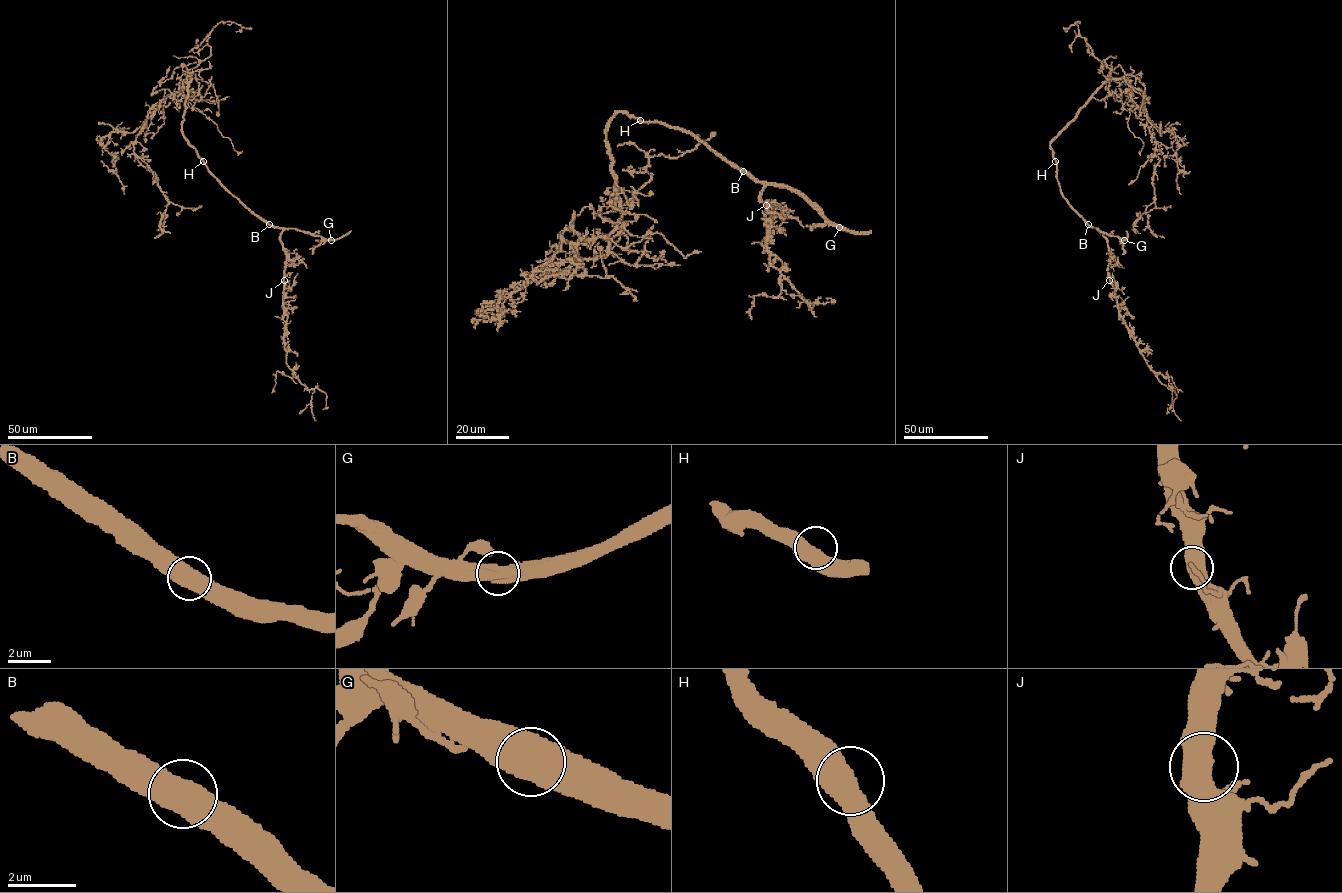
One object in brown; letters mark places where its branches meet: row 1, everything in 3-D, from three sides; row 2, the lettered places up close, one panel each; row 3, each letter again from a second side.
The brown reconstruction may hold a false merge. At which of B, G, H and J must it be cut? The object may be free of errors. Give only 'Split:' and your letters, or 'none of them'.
Split: none of them

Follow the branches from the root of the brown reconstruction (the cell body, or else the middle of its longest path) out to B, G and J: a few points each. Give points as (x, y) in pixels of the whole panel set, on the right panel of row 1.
B: (1056, 161), (1060, 192), (1088, 224)
G: (1056, 161), (1057, 180), (1069, 204), (1090, 226), (1124, 240)
J: (1056, 161), (1056, 178), (1064, 197), (1106, 239), (1109, 280)

